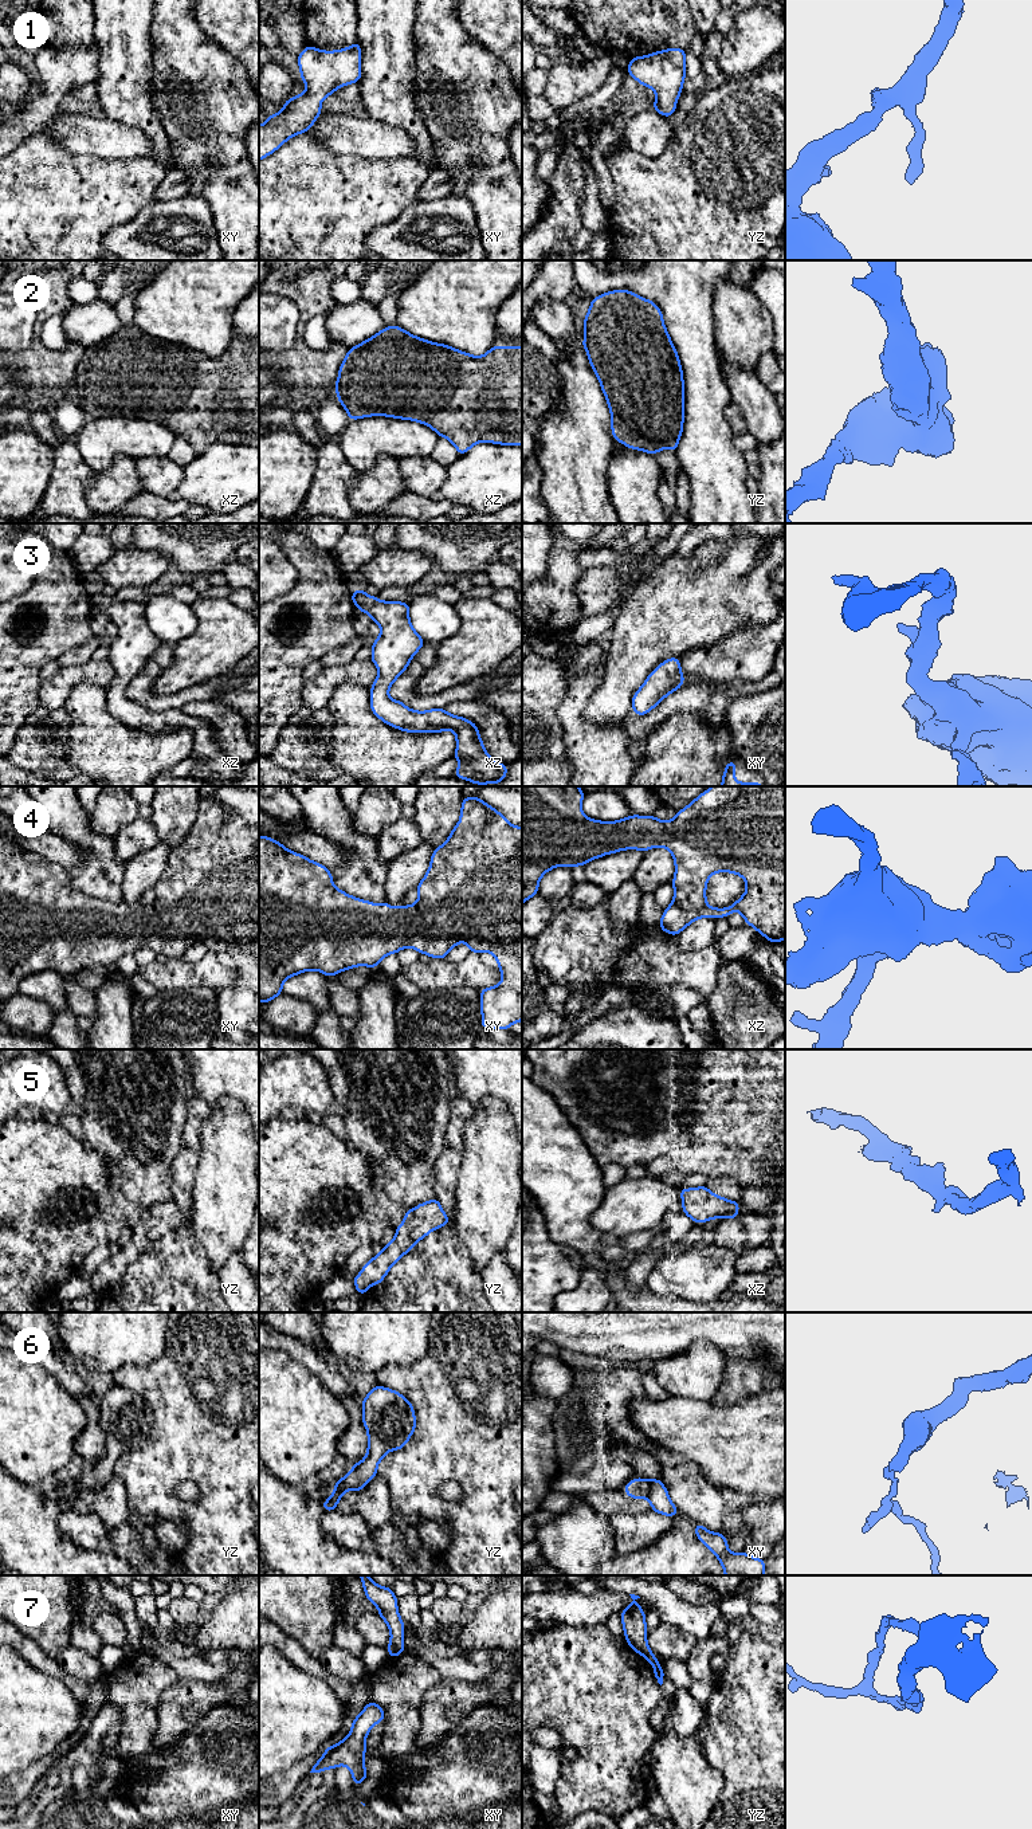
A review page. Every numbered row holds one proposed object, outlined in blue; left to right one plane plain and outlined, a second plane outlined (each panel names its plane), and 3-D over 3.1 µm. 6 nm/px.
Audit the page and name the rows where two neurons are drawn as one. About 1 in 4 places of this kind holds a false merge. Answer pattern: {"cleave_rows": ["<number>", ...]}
{"cleave_rows": ["6", "7"]}

